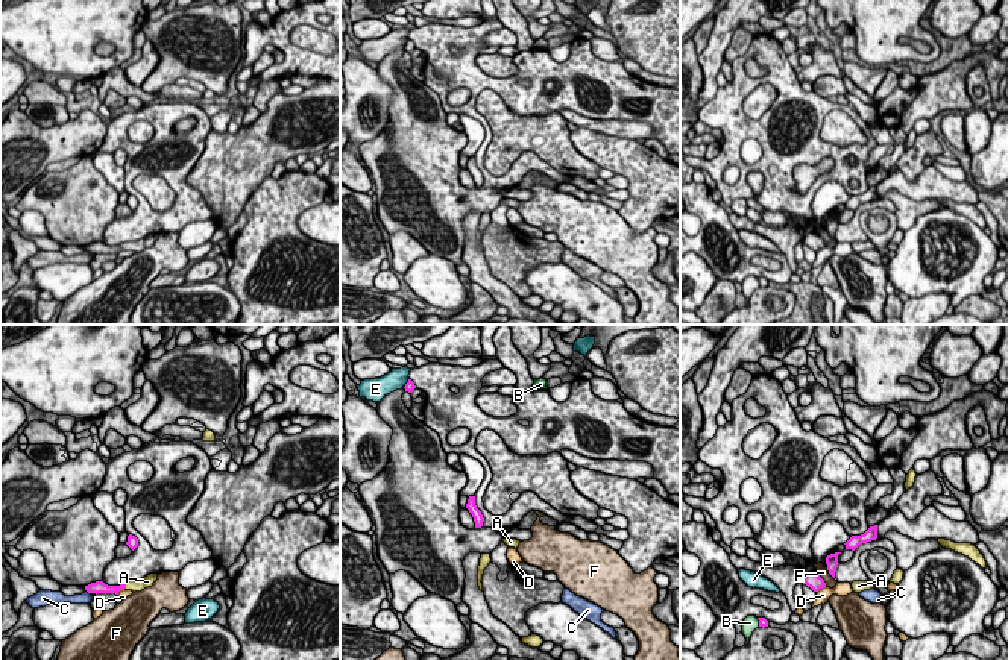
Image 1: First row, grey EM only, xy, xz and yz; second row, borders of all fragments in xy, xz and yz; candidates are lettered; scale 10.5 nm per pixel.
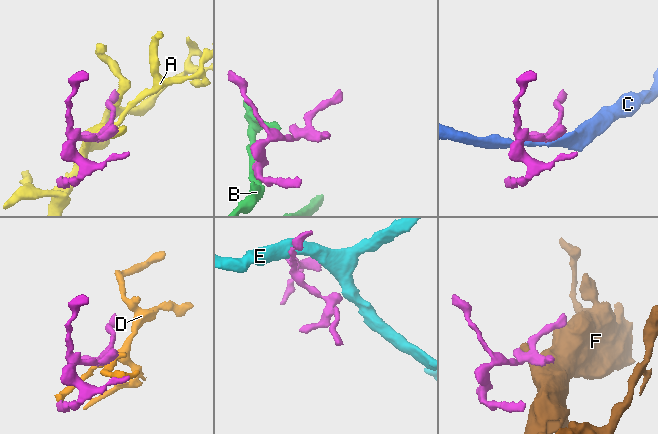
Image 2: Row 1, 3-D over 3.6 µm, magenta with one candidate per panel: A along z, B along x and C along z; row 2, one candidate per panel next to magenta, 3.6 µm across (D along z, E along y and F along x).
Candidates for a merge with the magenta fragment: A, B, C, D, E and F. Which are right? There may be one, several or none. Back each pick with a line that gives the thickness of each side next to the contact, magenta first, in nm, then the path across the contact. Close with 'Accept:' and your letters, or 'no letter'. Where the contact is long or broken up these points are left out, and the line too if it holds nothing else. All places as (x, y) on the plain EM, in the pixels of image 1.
A: calibres 120 and 130 nm; way xy (102, 248), (117, 249), (125, 246), (138, 246), (148, 242)
Accept: A

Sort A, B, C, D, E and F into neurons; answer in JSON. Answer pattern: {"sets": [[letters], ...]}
{"sets": [["A"], ["B"], ["C"], ["D"], ["E"], ["F"]]}

